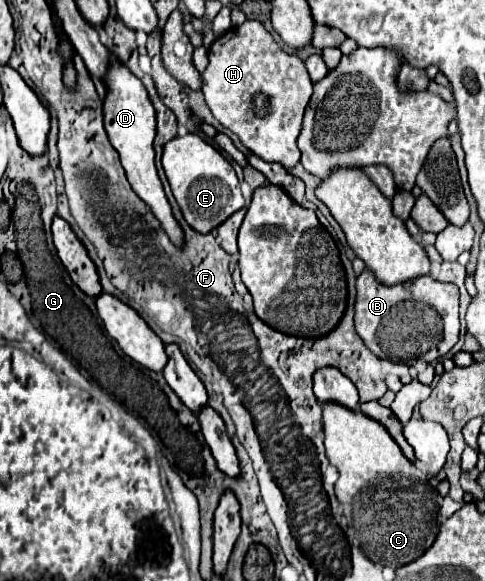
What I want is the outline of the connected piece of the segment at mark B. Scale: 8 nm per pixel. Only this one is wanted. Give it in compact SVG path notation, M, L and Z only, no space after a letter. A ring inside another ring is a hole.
M363 270L361 276L357 278L357 298L355 298L355 330L357 334L363 338L365 346L373 352L379 354L379 358L387 358L391 362L403 362L403 364L411 364L417 360L423 362L435 362L441 356L445 356L459 340L459 288L455 284L443 284L433 280L431 276L423 276L417 278L413 282L405 282L405 284L397 284L397 286L383 286L375 280L375 276L369 270ZM425 308L435 308L439 318L427 318L429 322L421 322ZM401 322L405 324L419 324L409 338L399 338L395 332L395 326L399 326Z

